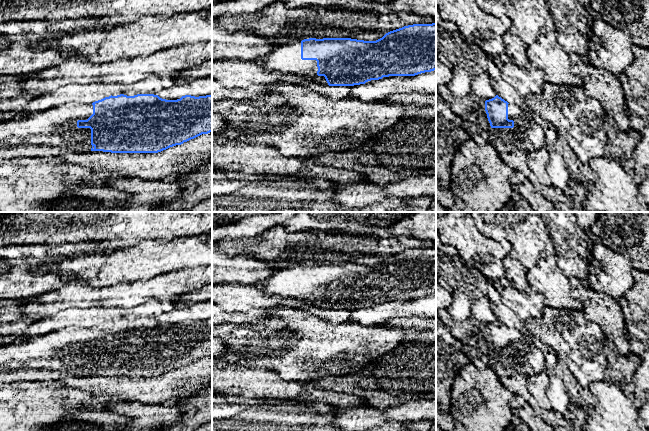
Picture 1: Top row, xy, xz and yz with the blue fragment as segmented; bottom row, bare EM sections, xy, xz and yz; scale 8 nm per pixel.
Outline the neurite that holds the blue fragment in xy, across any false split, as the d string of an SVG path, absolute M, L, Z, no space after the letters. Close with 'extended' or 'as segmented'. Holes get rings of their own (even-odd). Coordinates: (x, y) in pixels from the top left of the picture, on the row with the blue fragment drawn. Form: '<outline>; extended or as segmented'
M120 94L93 103L69 102L18 119L0 121L0 148L27 143L47 144L73 151L158 153L210 132L212 132L212 95L199 97L185 95L177 100L166 100L154 94L134 96Z; extended

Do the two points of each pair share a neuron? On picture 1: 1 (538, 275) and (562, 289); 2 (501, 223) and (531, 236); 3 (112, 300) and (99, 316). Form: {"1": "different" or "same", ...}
{"1": "same", "2": "same", "3": "different"}

